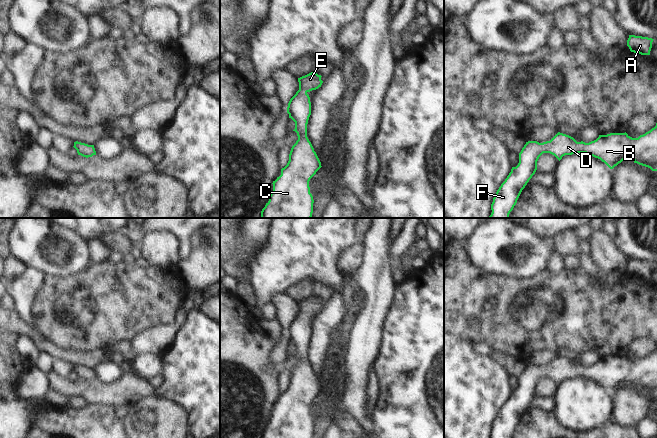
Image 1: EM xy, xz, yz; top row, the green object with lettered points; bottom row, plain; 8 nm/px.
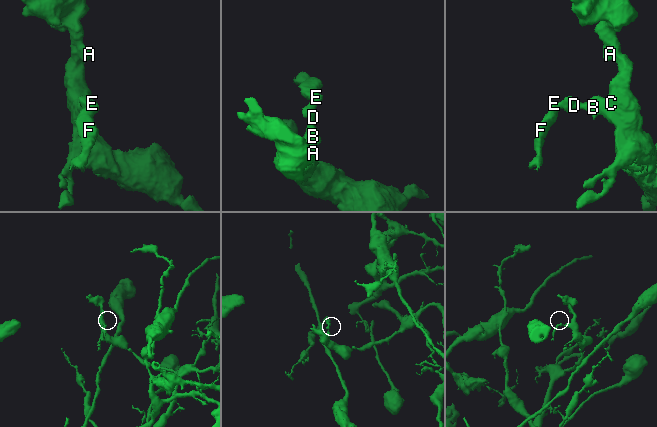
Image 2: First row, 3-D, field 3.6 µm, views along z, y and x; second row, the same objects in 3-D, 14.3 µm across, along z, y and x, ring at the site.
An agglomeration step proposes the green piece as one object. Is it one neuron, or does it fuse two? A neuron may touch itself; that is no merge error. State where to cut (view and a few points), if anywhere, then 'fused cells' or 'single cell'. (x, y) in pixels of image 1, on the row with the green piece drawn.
no cut; single cell

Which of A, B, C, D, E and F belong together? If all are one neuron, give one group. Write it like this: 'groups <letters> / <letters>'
groups A B C D E F

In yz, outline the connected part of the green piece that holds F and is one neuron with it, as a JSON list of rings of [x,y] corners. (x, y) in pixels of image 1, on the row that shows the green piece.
[[[657,123],[654,128],[640,135],[638,138],[630,137],[625,133],[610,133],[607,135],[599,135],[599,137],[589,143],[583,141],[577,142],[573,137],[558,132],[550,141],[539,143],[537,141],[528,141],[519,153],[519,163],[516,167],[512,167],[511,172],[497,190],[493,202],[491,204],[492,213],[489,218],[509,218],[510,212],[513,210],[517,200],[525,188],[529,180],[537,170],[537,161],[543,153],[554,155],[559,161],[565,155],[576,153],[586,153],[595,158],[600,159],[610,169],[613,169],[623,160],[632,159],[634,163],[657,171]]]

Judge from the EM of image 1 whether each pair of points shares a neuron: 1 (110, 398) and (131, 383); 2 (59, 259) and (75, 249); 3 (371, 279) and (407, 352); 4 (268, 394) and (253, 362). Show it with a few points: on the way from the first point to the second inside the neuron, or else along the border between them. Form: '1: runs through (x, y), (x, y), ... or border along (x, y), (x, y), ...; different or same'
1: runs through (115, 394), (122, 392), (126, 388); same
2: runs through (63, 255), (67, 251), (71, 251); same
3: border along (395, 289), (381, 334); different
4: runs through (263, 386), (260, 378), (253, 370); same

